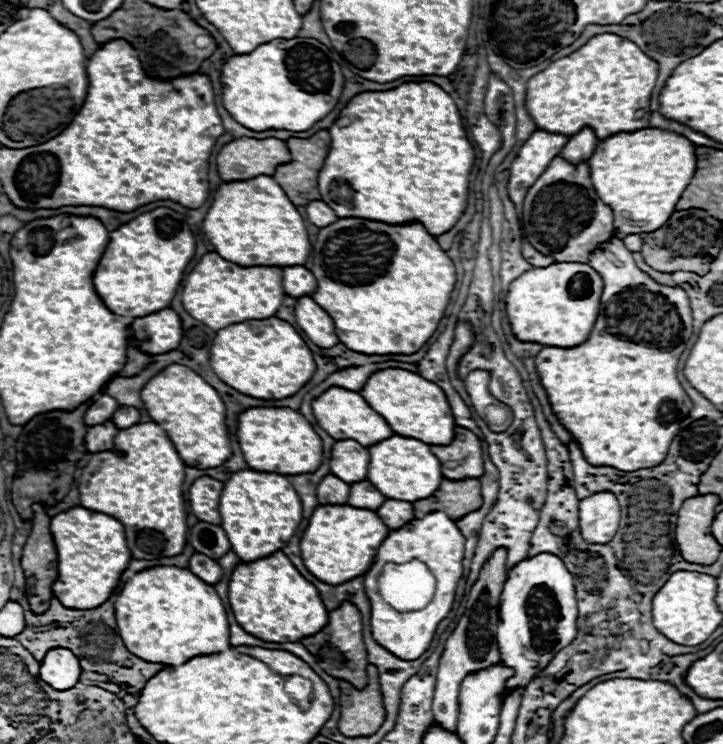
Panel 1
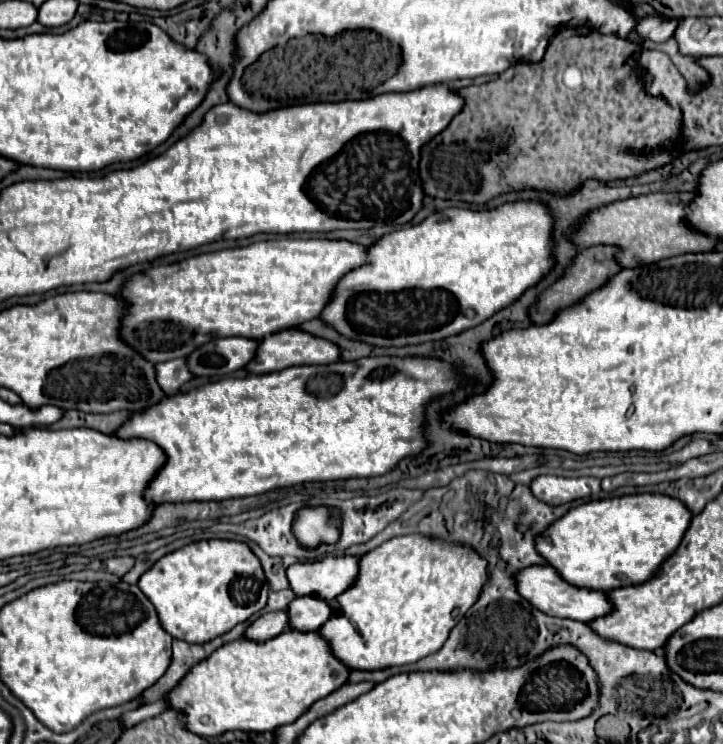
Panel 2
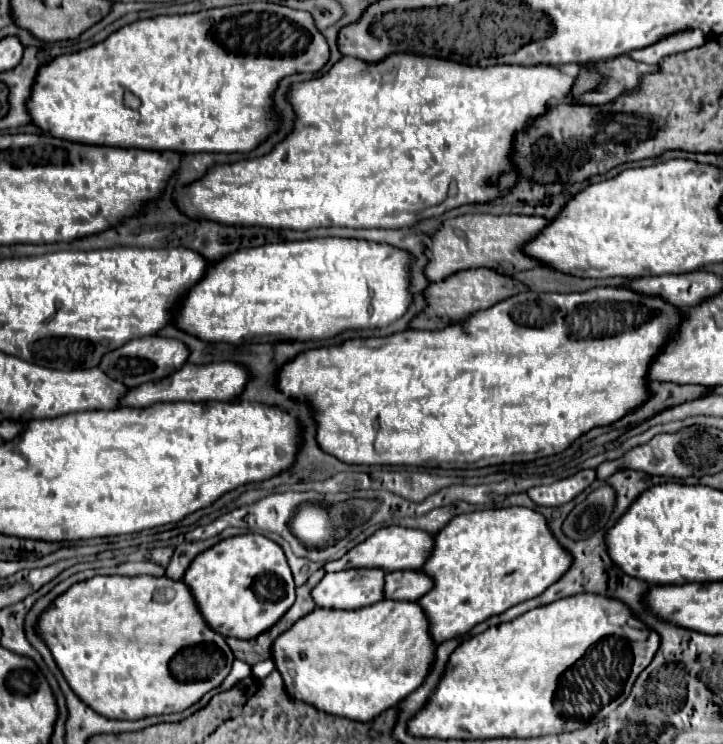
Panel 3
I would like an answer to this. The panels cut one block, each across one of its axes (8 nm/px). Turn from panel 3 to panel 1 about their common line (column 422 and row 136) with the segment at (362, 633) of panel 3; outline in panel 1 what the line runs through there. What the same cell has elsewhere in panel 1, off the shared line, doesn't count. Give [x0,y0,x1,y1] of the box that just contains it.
[588,128,696,238]

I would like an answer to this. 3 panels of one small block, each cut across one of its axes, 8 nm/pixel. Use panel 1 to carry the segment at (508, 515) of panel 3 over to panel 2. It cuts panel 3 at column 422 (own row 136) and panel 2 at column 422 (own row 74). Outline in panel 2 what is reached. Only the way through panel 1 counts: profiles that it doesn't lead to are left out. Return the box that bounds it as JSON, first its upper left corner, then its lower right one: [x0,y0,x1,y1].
[320,534,488,670]

